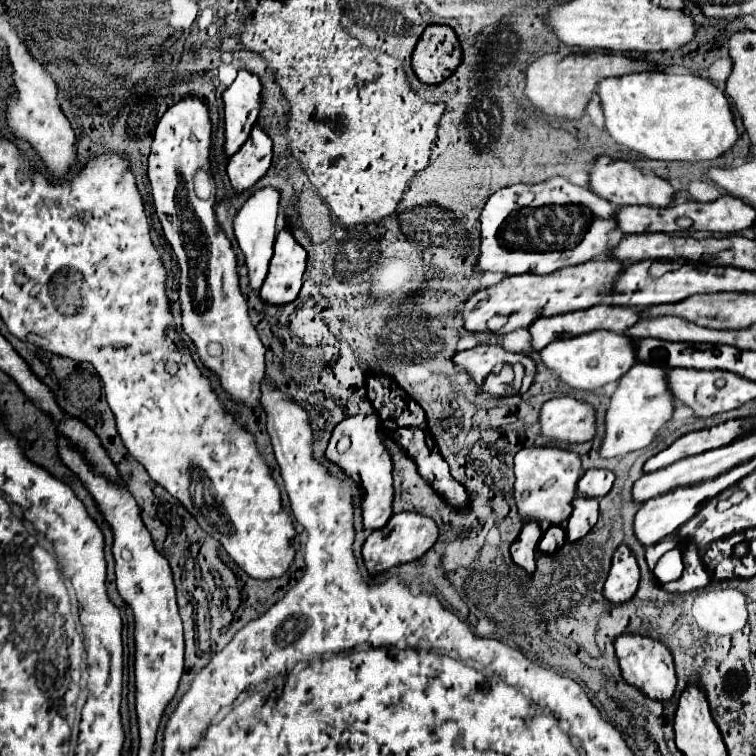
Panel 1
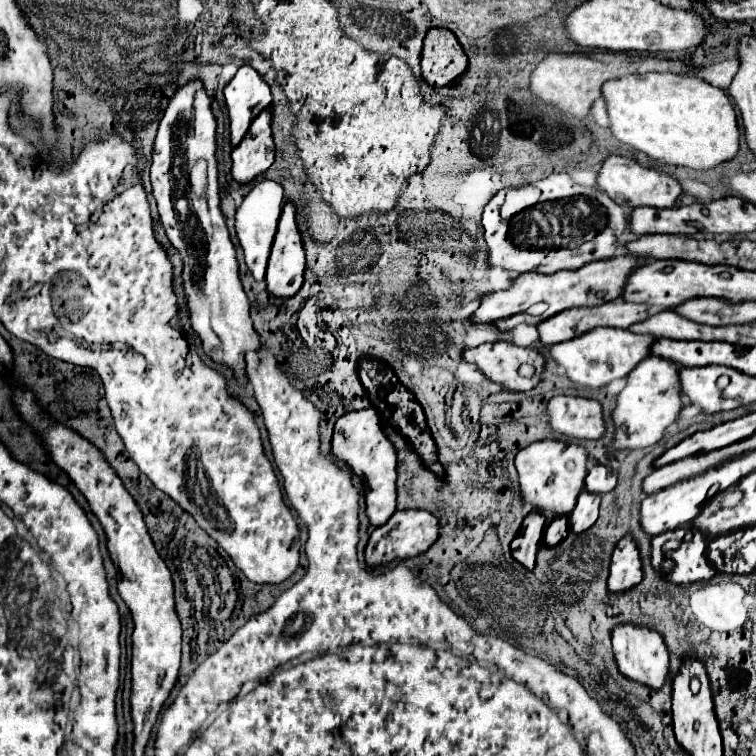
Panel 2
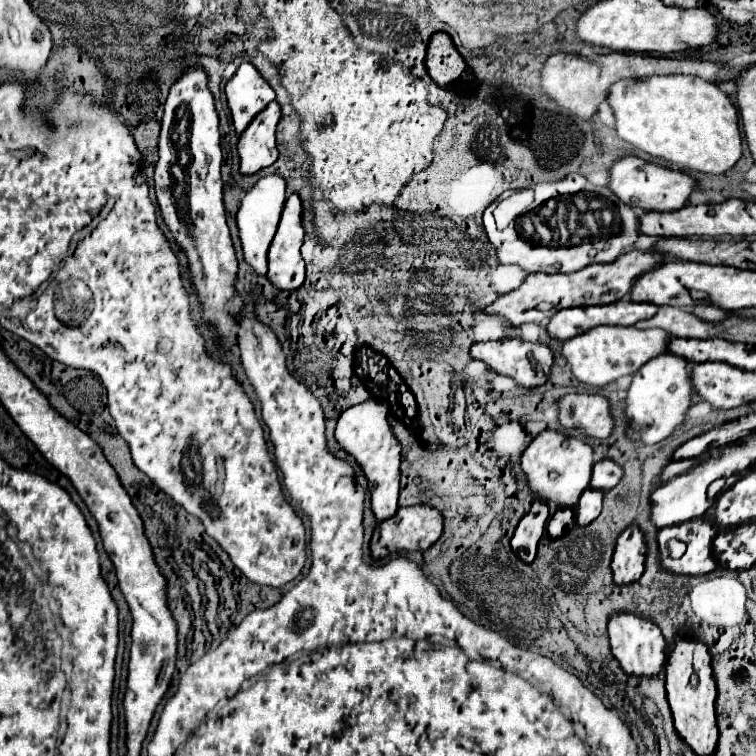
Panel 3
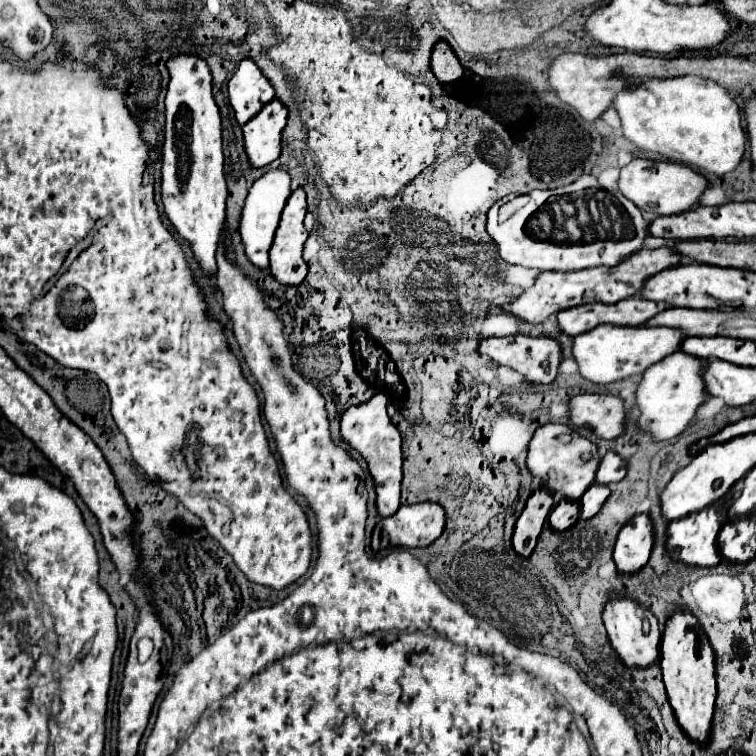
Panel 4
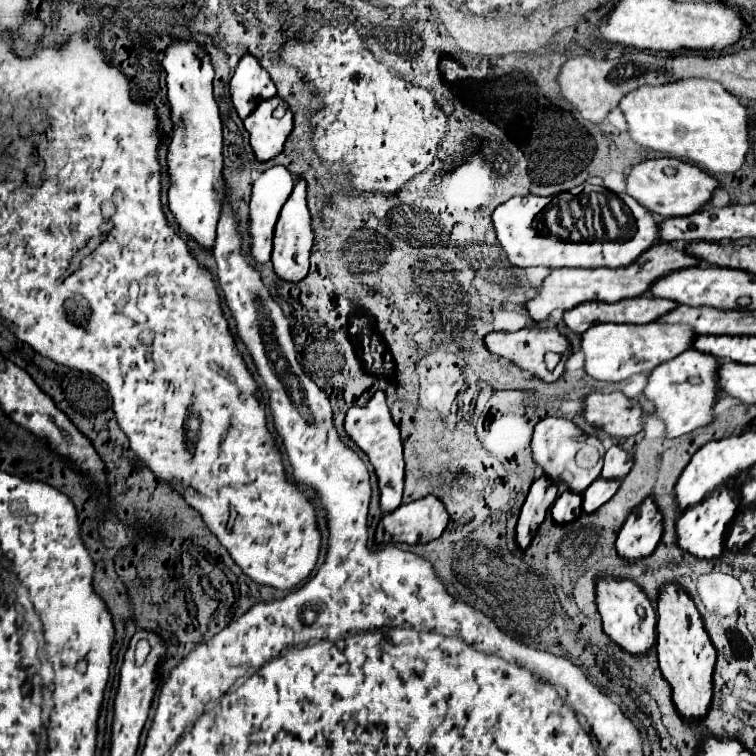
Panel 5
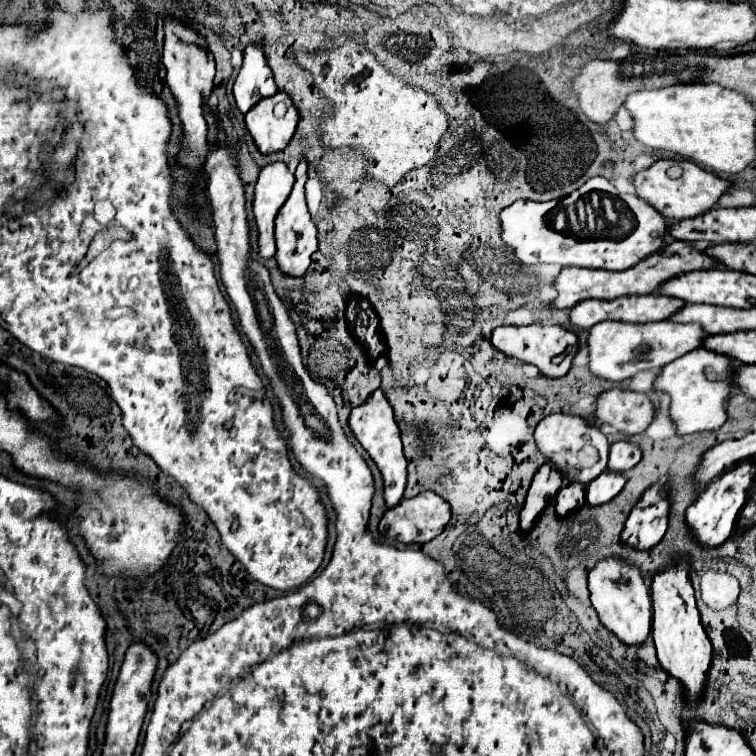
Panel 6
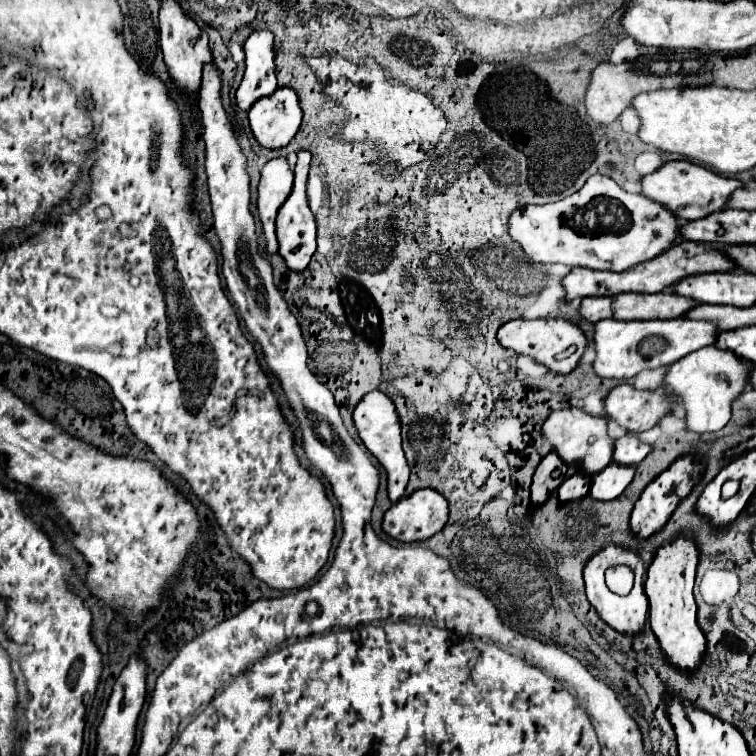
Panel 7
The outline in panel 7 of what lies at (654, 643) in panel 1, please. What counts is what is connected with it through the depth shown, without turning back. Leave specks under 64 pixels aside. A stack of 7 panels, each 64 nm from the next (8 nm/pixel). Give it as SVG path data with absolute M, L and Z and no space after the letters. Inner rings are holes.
M606 546L604 550L600 550L584 568L584 582L586 582L586 594L590 604L594 606L594 610L598 612L598 616L616 632L624 632L626 636L638 636L644 626L646 626L646 618L648 618L648 596L644 592L644 562L640 560L640 556L632 550L624 550L618 546ZM612 566L628 566L634 572L634 588L630 594L620 596L614 594L606 582L604 582L604 574L608 568Z

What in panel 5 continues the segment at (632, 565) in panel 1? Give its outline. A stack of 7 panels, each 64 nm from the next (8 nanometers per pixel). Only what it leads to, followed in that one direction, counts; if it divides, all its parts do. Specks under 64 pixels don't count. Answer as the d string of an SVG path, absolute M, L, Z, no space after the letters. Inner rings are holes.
M648 498L624 522L616 540L618 556L624 560L642 560L656 548L660 534L662 516L658 514L654 500Z

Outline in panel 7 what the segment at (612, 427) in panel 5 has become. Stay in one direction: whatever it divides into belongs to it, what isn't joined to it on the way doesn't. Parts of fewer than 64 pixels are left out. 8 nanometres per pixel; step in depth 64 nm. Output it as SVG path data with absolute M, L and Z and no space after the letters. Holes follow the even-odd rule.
M622 384L612 388L610 394L604 398L606 418L618 422L632 434L650 430L668 412L670 404L666 402L662 388L650 392Z

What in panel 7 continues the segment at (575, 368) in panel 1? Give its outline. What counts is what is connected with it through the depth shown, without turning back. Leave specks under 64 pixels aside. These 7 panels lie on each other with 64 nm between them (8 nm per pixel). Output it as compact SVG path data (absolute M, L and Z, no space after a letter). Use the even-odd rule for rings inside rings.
M600 320L594 332L594 346L596 346L596 360L594 372L600 378L614 378L614 380L628 380L636 376L640 370L646 368L660 368L670 366L682 356L710 346L716 340L716 326L710 322L700 320L648 320L648 322L622 322L622 320Z

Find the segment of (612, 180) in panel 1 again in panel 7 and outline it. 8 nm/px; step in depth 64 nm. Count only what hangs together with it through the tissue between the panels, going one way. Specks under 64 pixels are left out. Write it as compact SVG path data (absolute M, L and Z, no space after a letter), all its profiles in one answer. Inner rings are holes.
M688 160L666 162L652 174L642 176L640 182L642 182L644 196L648 196L650 200L656 200L658 204L664 204L680 220L698 220L702 216L708 216L710 212L724 208L730 194L742 186L734 178L722 178L722 176L714 174L712 170L706 170Z

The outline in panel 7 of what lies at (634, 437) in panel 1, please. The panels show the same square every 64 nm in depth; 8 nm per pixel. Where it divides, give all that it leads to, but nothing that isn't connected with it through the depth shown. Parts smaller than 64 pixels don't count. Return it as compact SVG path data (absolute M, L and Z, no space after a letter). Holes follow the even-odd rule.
M716 346L700 348L678 362L674 362L666 376L664 386L670 388L670 392L682 402L682 408L686 412L686 430L688 432L716 432L724 428L730 420L730 406L736 396L746 388L748 384L748 372L752 370L752 364L746 360L736 358L728 350L718 350Z

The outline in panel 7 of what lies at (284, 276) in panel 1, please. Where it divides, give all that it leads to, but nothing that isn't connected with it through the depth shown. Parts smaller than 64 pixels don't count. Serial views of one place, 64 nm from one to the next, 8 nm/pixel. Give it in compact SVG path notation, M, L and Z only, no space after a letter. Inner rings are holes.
M300 150L298 152L298 164L296 164L296 170L294 170L292 194L288 196L284 206L278 210L278 218L276 218L276 236L278 236L278 244L280 244L278 254L284 258L286 266L292 272L304 272L310 264L312 254L316 252L316 222L314 222L314 216L312 216L308 202L306 202L308 164L310 164L310 154L306 150Z

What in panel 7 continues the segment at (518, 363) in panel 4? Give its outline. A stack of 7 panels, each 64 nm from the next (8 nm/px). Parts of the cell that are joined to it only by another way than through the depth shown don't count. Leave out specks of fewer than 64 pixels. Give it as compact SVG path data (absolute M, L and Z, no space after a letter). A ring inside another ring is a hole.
M556 318L556 320L510 320L506 322L504 326L498 328L498 334L496 334L500 346L508 348L508 350L514 350L516 354L520 356L530 356L534 358L538 364L544 364L550 372L554 374L568 374L574 370L574 366L578 364L584 348L586 348L586 338L582 334L580 328L576 328L574 324L562 320L562 318ZM570 346L576 346L576 352L564 360L556 360L556 356L564 350L568 350Z

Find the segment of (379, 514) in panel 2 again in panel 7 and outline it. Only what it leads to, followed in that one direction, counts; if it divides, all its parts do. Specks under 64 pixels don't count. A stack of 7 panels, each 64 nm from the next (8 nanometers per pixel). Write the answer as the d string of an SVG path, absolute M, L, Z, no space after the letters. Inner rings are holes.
M372 390L368 392L360 404L354 408L354 424L356 430L364 442L364 446L370 450L370 454L382 464L388 476L388 498L392 502L398 502L404 496L404 488L408 484L410 468L402 452L402 438L400 438L400 420L396 414L396 408L392 400L382 392L382 390Z

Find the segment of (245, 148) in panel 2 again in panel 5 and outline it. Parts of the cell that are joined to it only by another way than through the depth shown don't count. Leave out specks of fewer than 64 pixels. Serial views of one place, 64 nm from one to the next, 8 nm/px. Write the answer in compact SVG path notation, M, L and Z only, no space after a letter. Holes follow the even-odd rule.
M278 96L264 100L258 104L258 108L244 120L244 126L250 134L250 146L254 150L254 156L258 162L268 162L274 156L282 152L284 140L292 130L292 112L286 108L286 114L282 118L274 118L272 112L278 106L286 106L284 100Z

